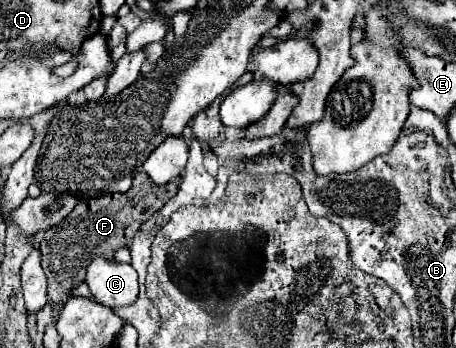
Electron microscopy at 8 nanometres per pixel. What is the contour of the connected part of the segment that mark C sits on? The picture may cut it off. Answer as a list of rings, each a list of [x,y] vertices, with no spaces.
[[[98,256],[90,262],[86,284],[96,302],[116,308],[126,306],[136,300],[138,294],[138,274],[130,264],[108,260]]]

